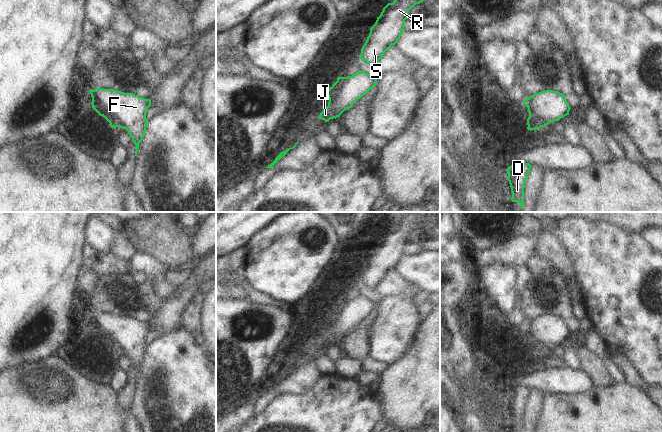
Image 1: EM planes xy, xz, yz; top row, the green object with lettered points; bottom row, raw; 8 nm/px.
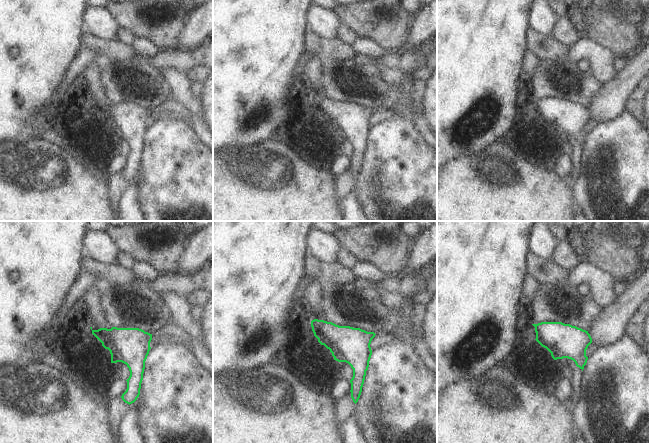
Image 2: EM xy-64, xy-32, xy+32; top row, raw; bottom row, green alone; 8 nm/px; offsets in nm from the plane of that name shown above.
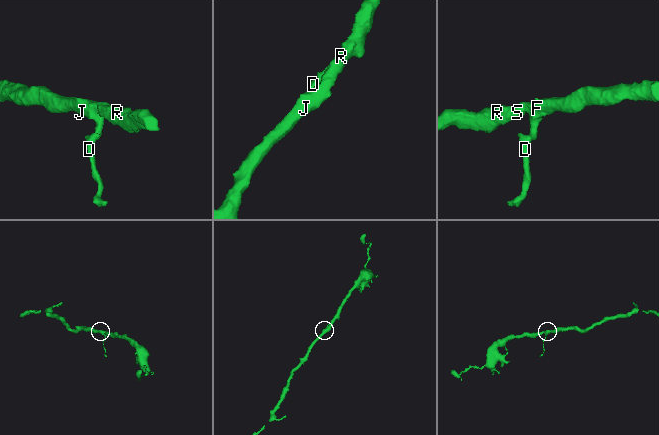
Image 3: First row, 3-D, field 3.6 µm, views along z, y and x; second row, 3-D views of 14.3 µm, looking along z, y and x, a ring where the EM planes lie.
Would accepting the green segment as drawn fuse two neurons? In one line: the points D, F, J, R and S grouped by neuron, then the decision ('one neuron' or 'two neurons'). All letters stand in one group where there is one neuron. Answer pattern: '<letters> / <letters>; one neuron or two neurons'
D F J R S; one neuron

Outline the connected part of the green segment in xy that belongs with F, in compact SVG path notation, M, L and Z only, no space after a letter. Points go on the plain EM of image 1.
M95 312L89 316L92 332L110 347L111 352L120 351L128 355L136 370L136 380L149 347L146 337L151 324L114 313Z

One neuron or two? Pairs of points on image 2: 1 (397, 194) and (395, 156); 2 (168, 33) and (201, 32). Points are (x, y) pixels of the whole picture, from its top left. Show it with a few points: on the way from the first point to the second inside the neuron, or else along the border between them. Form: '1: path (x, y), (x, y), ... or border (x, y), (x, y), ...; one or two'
1: path (397, 185), (397, 165); one
2: border (192, 11), (190, 21), (182, 34), (180, 47); two

